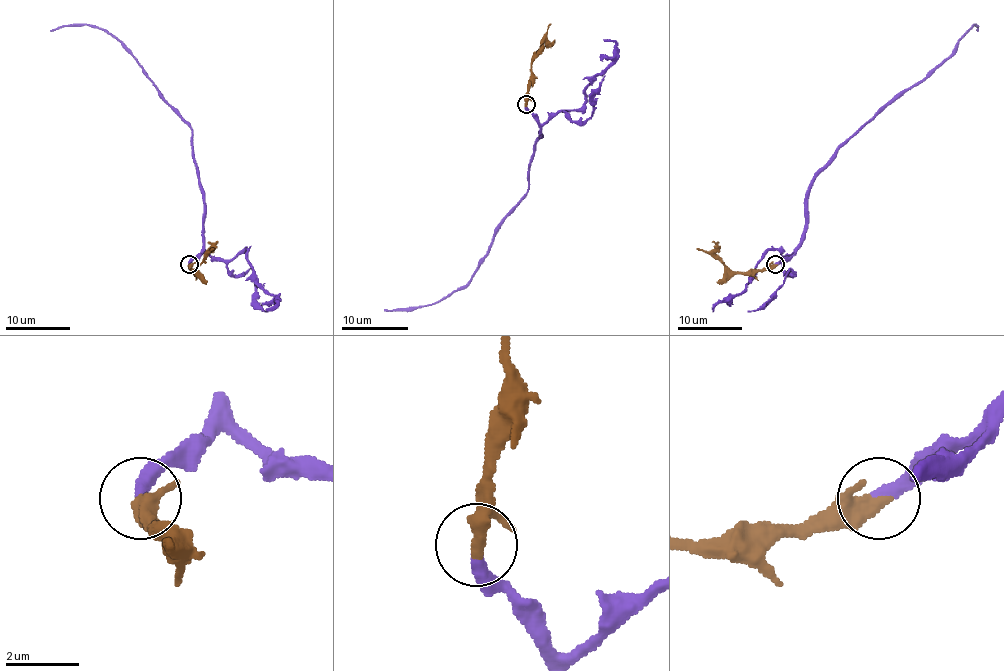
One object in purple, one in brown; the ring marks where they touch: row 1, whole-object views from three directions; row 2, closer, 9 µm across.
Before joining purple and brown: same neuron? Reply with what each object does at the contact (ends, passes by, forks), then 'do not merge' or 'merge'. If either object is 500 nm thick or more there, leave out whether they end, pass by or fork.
purple ends there; brown passes by; merge

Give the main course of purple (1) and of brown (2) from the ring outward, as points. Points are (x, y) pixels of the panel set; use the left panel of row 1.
1: (189, 264), (203, 245), (203, 189), (192, 129), (114, 37), (85, 24), (51, 30)
2: (189, 264), (193, 272), (213, 248)

